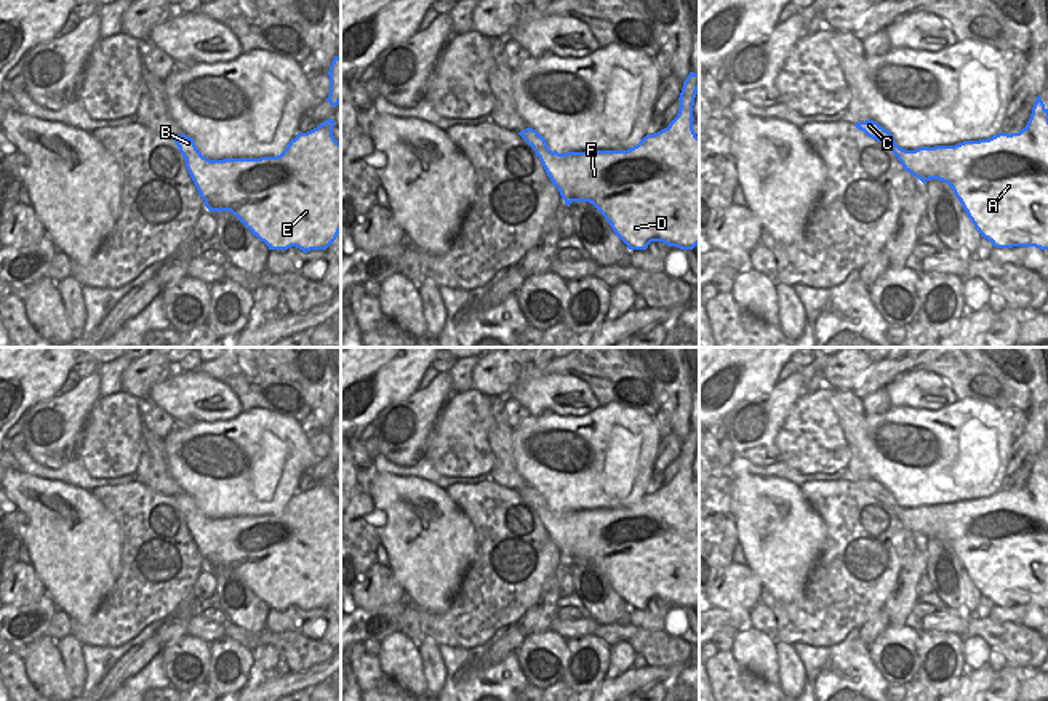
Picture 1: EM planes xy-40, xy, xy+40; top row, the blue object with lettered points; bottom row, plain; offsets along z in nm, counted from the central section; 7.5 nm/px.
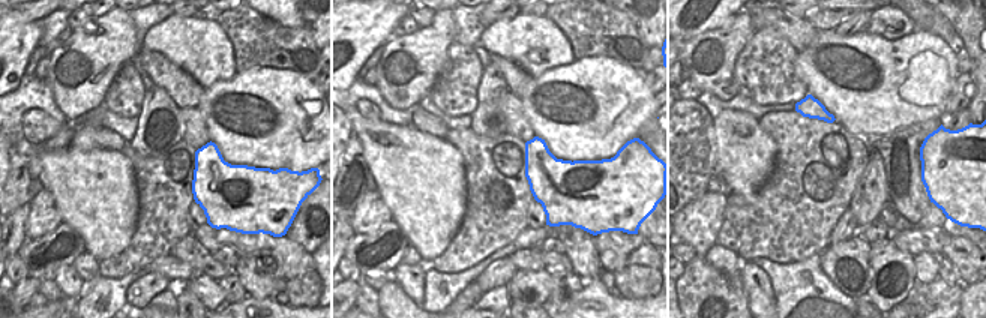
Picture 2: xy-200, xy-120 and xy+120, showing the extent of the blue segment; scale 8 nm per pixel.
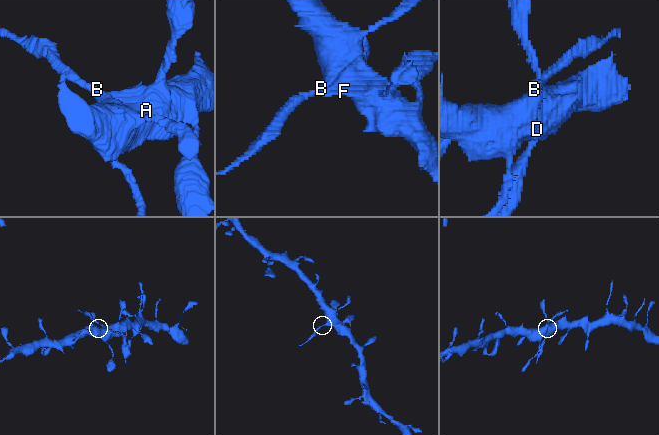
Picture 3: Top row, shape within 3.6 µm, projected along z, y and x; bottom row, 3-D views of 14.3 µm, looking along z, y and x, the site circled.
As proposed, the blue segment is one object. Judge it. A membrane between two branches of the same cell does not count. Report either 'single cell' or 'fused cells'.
fused cells

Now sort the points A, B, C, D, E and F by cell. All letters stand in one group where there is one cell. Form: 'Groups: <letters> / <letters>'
Groups: A B D E F / C

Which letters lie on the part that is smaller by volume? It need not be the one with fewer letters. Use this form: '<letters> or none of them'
C

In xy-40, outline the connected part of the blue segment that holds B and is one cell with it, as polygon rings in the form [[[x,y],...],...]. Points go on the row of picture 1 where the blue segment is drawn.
[[[330,118],[307,133],[298,133],[277,157],[210,160],[202,155],[192,138],[174,138],[186,168],[210,211],[230,211],[269,250],[296,246],[304,253],[326,250],[341,232],[341,144],[333,136],[334,120]]]

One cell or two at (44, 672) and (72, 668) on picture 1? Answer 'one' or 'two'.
two

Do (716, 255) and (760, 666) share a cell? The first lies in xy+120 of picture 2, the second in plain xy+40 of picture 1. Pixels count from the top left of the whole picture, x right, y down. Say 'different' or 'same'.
same

